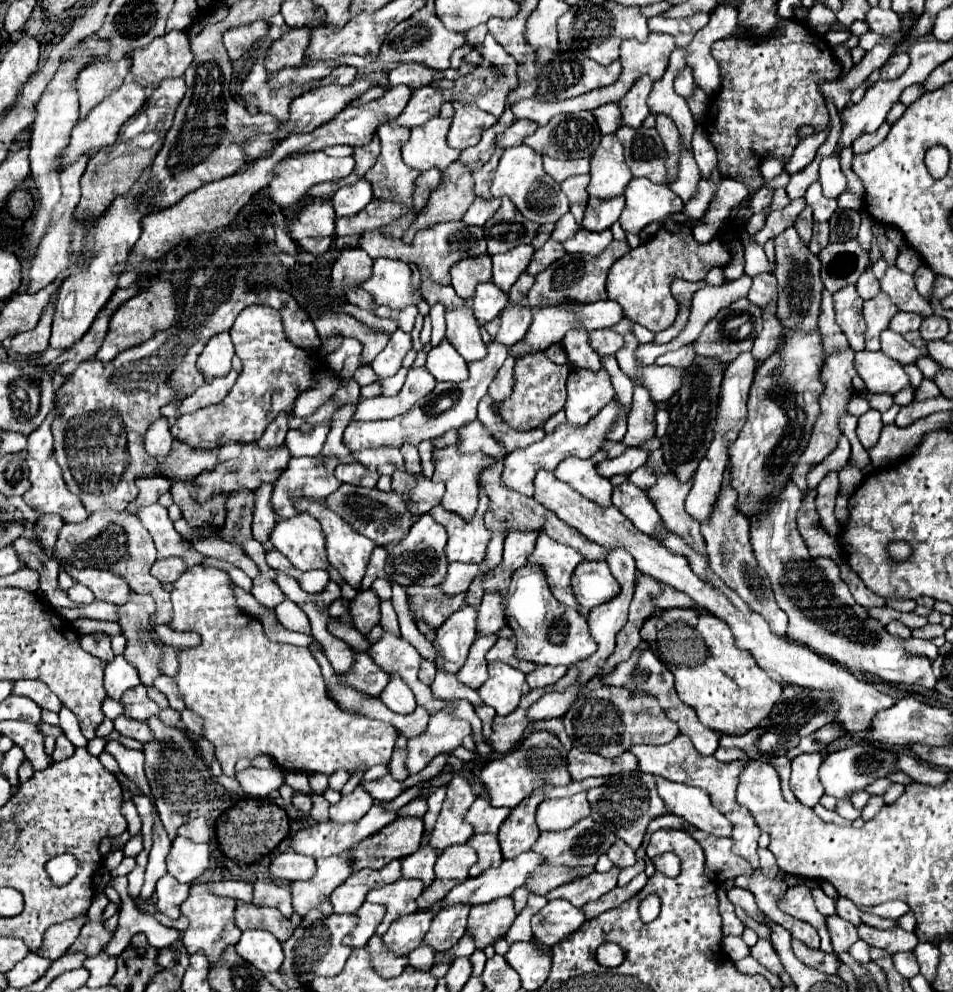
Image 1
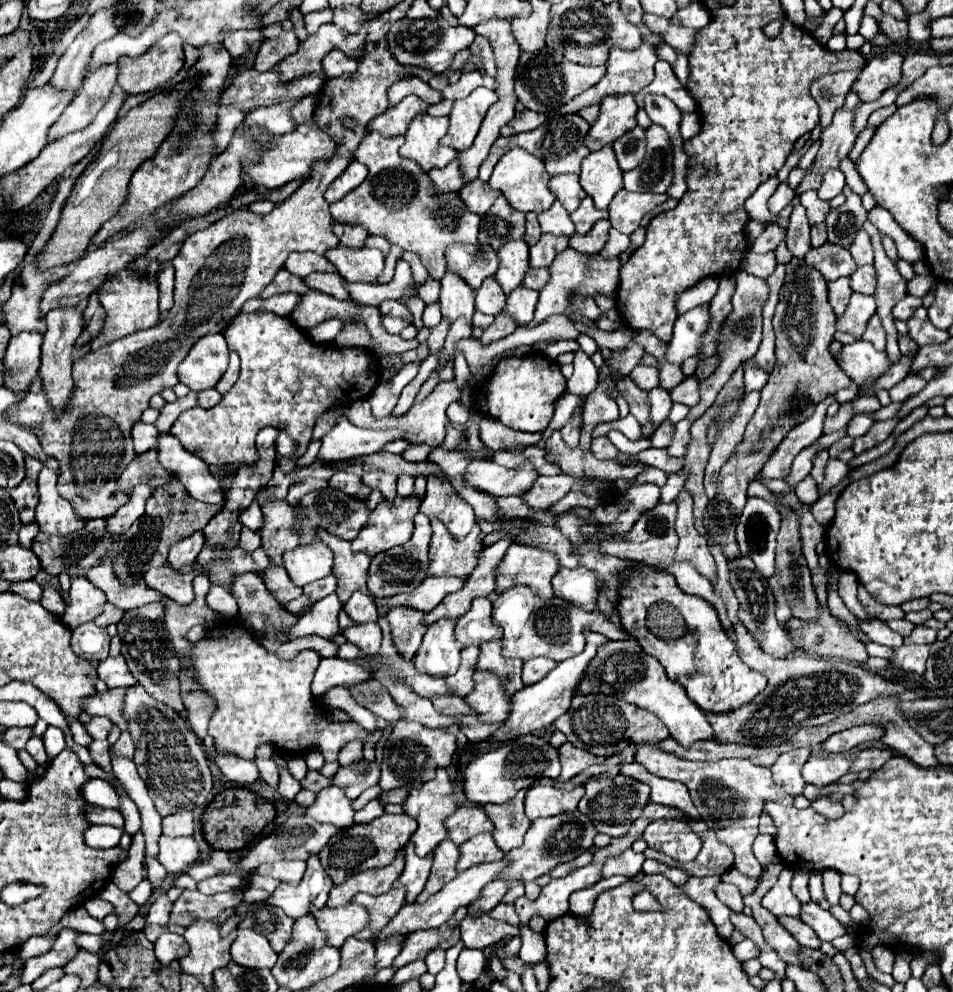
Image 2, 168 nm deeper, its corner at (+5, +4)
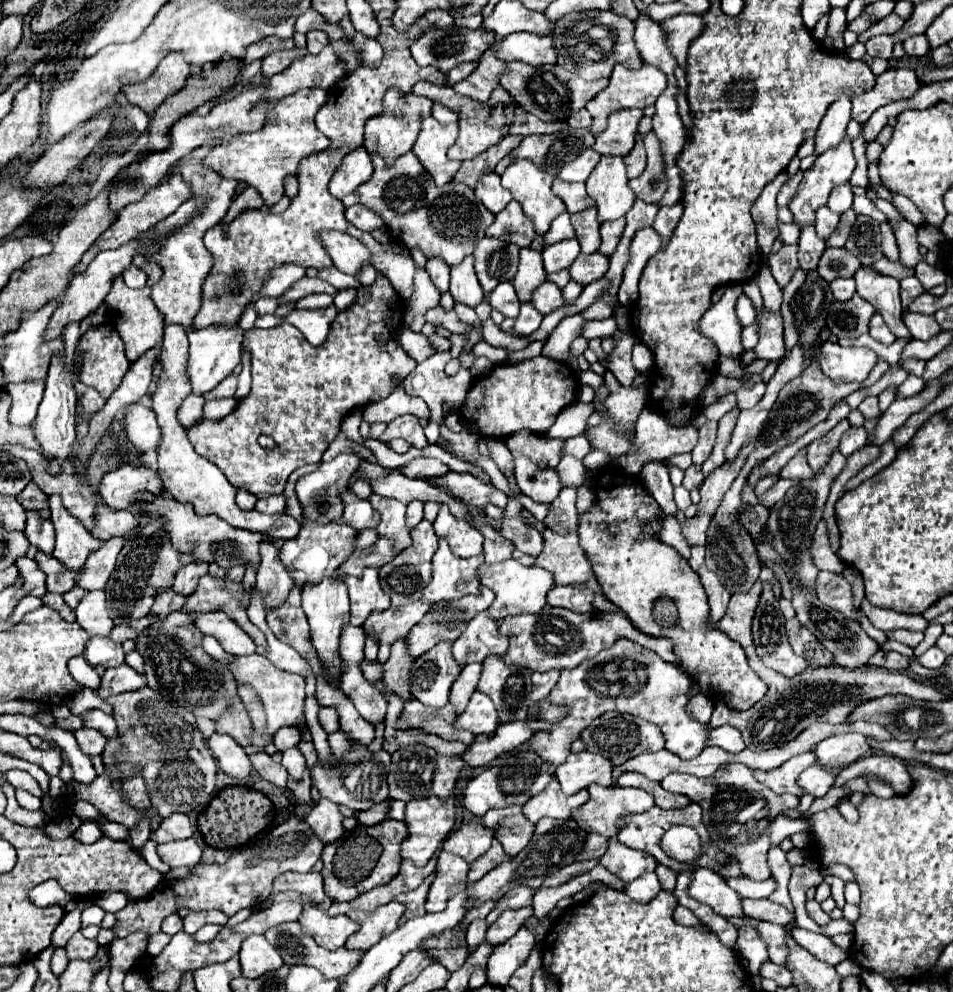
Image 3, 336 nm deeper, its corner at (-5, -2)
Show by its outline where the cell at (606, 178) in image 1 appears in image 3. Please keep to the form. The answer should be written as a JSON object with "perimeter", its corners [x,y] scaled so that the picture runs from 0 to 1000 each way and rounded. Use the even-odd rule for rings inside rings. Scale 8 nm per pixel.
{"perimeter":[[[632,157],[627,167],[615,181],[617,198],[625,204],[627,224],[657,218],[665,206],[665,196],[659,190],[657,167],[653,157]]]}

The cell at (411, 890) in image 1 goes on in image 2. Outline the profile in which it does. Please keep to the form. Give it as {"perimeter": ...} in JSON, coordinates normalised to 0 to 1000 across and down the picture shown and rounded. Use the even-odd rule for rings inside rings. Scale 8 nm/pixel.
{"perimeter":[[[418,893],[418,895],[409,895],[407,899],[403,899],[399,903],[390,903],[390,905],[388,905],[388,901],[374,901],[369,909],[384,913],[388,919],[388,933],[384,938],[376,940],[374,944],[380,948],[390,948],[426,911],[426,897],[424,897],[424,893]]]}

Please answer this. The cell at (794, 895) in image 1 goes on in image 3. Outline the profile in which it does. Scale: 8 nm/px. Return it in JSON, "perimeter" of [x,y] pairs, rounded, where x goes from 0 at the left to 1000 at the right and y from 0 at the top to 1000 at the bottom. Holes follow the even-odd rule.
{"perimeter":[[[779,905],[779,917],[783,919],[783,925],[789,927],[802,927],[818,933],[829,933],[833,929],[833,921],[829,921],[823,913],[808,909],[806,905],[797,905],[797,907]]]}

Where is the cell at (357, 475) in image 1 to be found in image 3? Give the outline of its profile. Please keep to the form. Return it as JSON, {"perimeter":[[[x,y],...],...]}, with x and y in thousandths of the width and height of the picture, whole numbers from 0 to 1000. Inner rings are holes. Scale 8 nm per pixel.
{"perimeter":[[[367,494],[359,498],[359,504],[361,504],[359,522],[363,524],[363,528],[371,528],[371,532],[376,532],[376,536],[380,536],[382,532],[395,532],[397,530],[399,518],[388,510],[386,504],[378,504]]]}

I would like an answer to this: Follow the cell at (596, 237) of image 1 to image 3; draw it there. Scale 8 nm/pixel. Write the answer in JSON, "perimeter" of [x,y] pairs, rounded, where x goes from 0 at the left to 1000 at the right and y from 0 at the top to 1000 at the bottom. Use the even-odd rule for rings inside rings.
{"perimeter":[[[648,220],[648,222],[644,222],[644,224],[634,224],[634,226],[630,228],[630,238],[632,238],[630,254],[632,254],[634,258],[640,258],[640,256],[646,252],[648,244],[651,244],[651,238],[653,238],[653,234],[655,234],[655,228],[657,228],[655,220]]]}

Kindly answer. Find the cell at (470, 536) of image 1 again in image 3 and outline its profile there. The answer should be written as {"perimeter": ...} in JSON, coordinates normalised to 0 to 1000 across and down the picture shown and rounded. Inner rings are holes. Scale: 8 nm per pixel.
{"perimeter":[[[462,542],[462,550],[453,563],[453,585],[443,597],[443,605],[455,609],[462,605],[476,605],[489,599],[502,599],[504,587],[499,583],[506,560],[481,563],[472,556],[470,546]]]}

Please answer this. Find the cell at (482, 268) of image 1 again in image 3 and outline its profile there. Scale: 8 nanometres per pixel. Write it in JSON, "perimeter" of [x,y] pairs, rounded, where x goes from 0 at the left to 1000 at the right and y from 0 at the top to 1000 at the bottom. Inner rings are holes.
{"perimeter":[[[508,240],[497,252],[499,276],[508,296],[512,298],[520,286],[537,282],[544,272],[544,254],[546,250],[523,240]]]}

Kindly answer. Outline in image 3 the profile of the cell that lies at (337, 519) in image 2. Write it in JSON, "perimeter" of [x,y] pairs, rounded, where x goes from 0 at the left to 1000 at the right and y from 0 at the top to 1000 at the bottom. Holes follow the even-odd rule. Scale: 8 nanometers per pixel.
{"perimeter":[[[319,526],[313,540],[296,548],[296,567],[300,569],[300,573],[304,573],[304,579],[308,581],[308,591],[319,595],[321,589],[334,589],[334,585],[348,581],[350,575],[369,558],[371,544],[374,536],[357,526],[348,526],[342,530],[334,526]]]}

